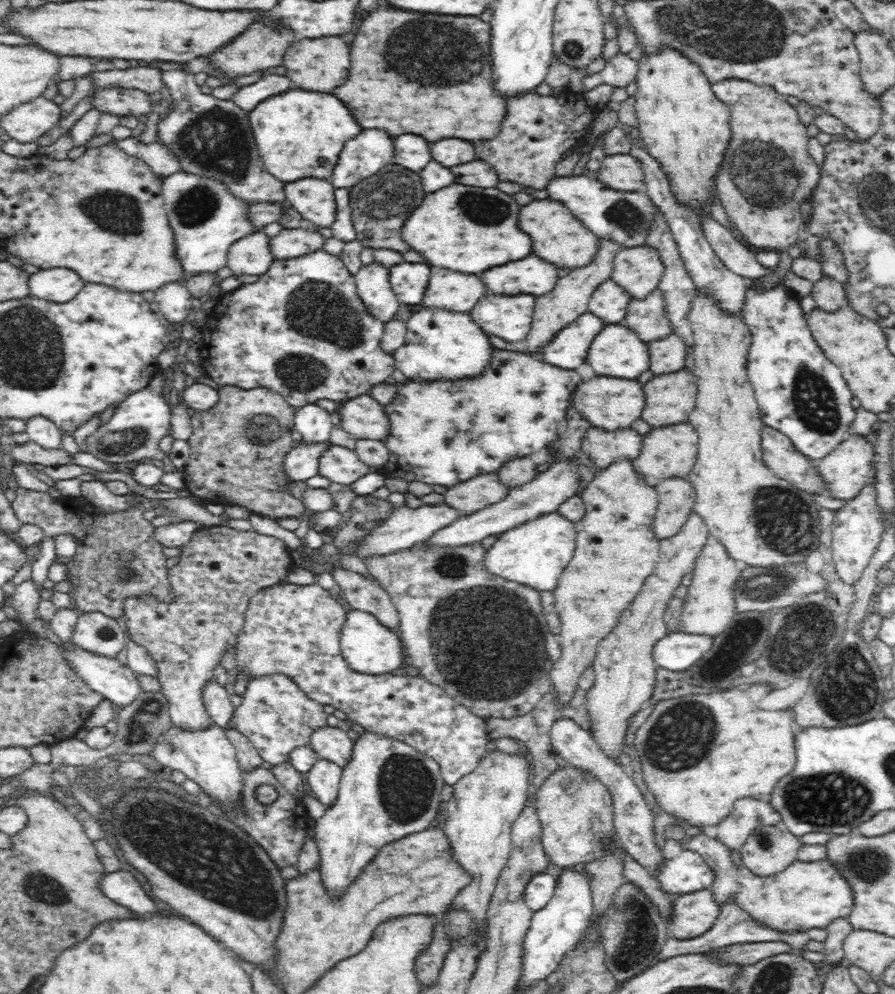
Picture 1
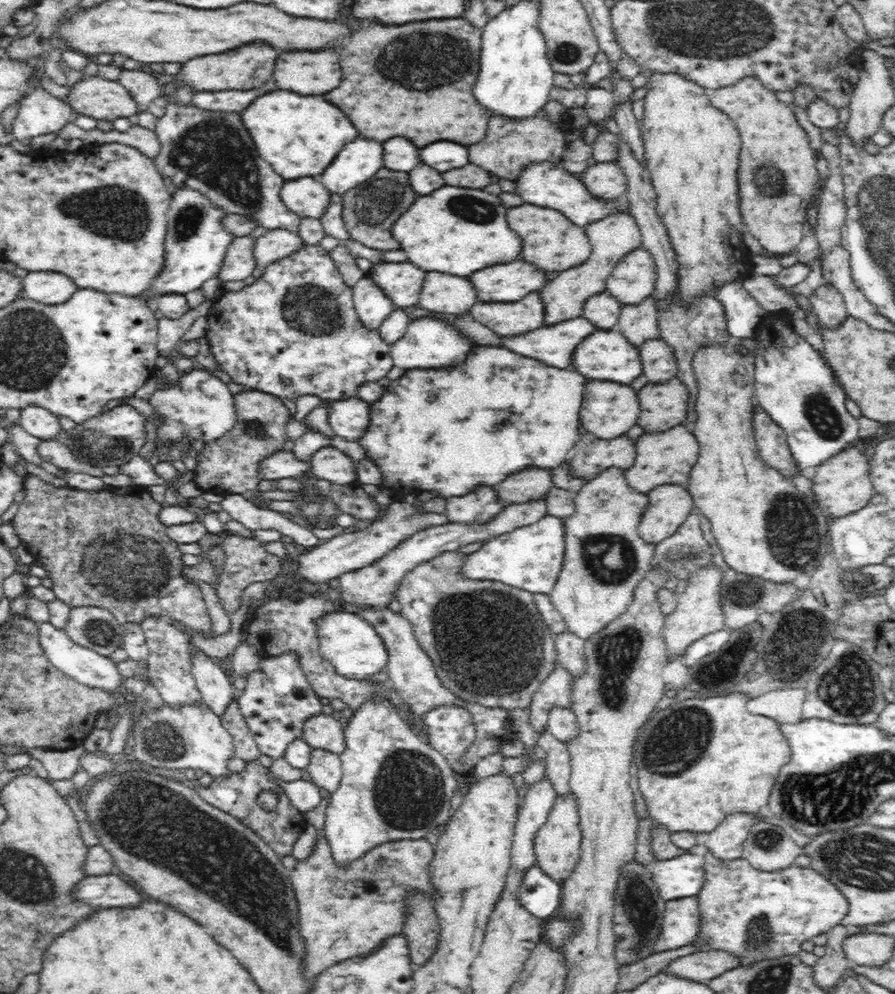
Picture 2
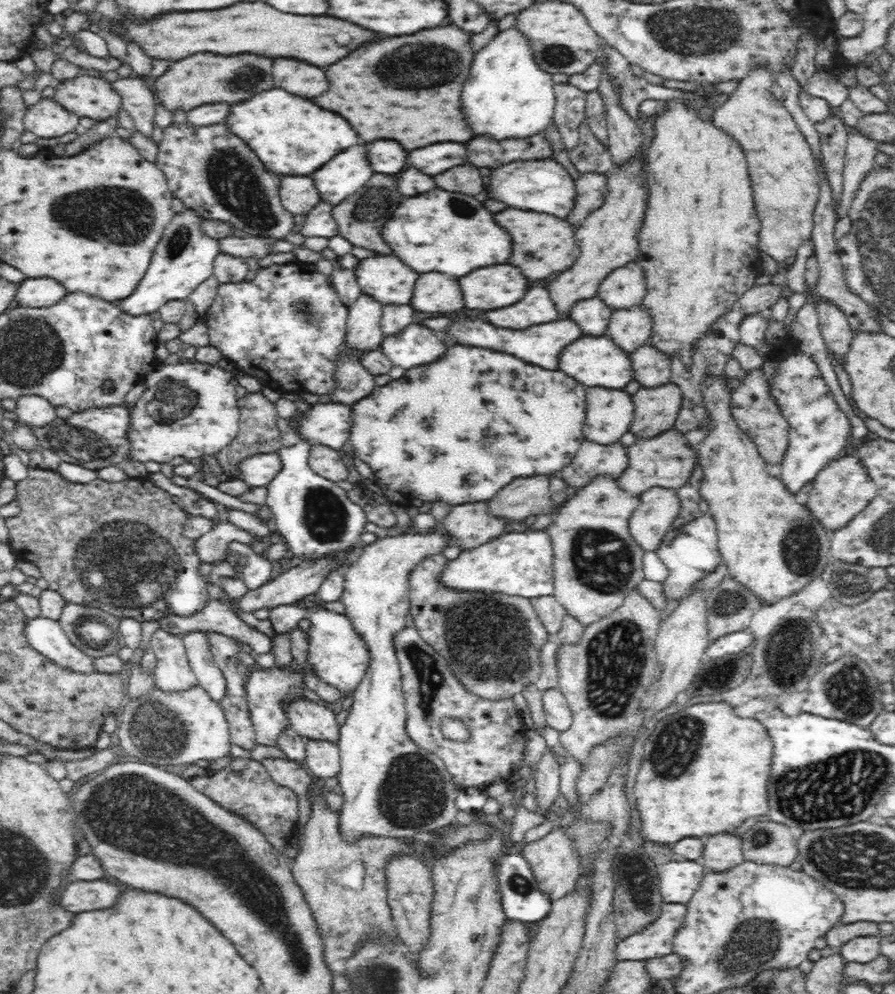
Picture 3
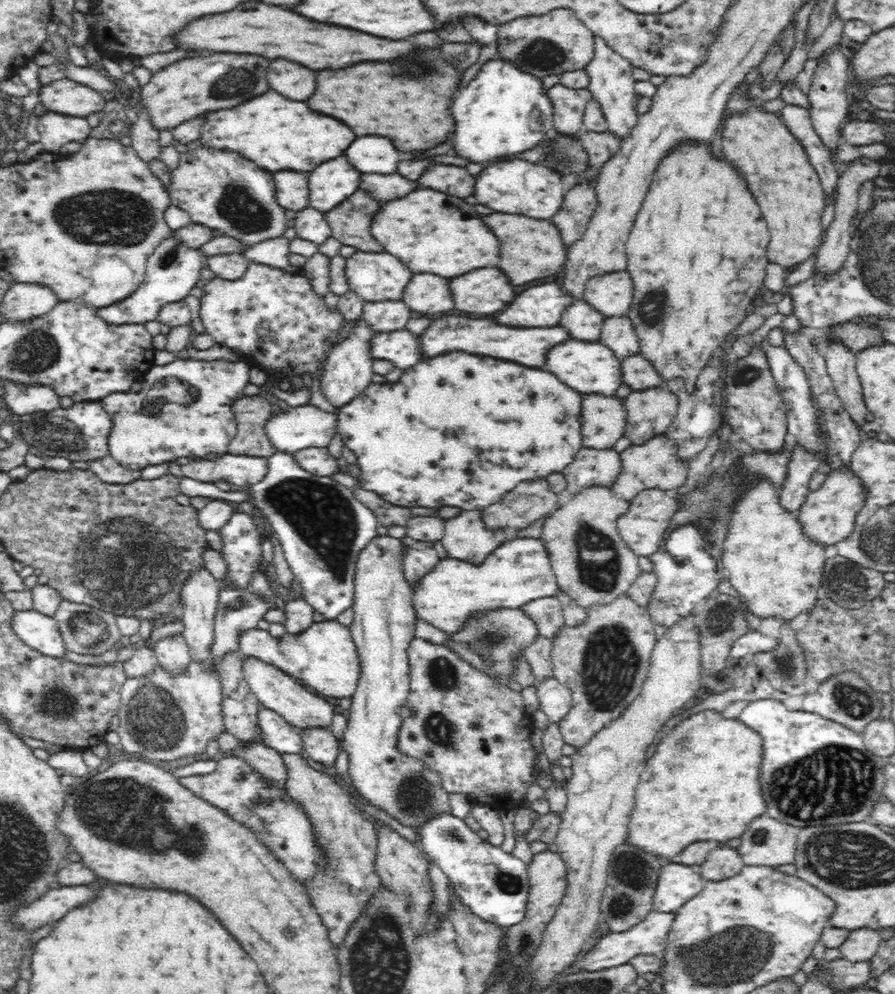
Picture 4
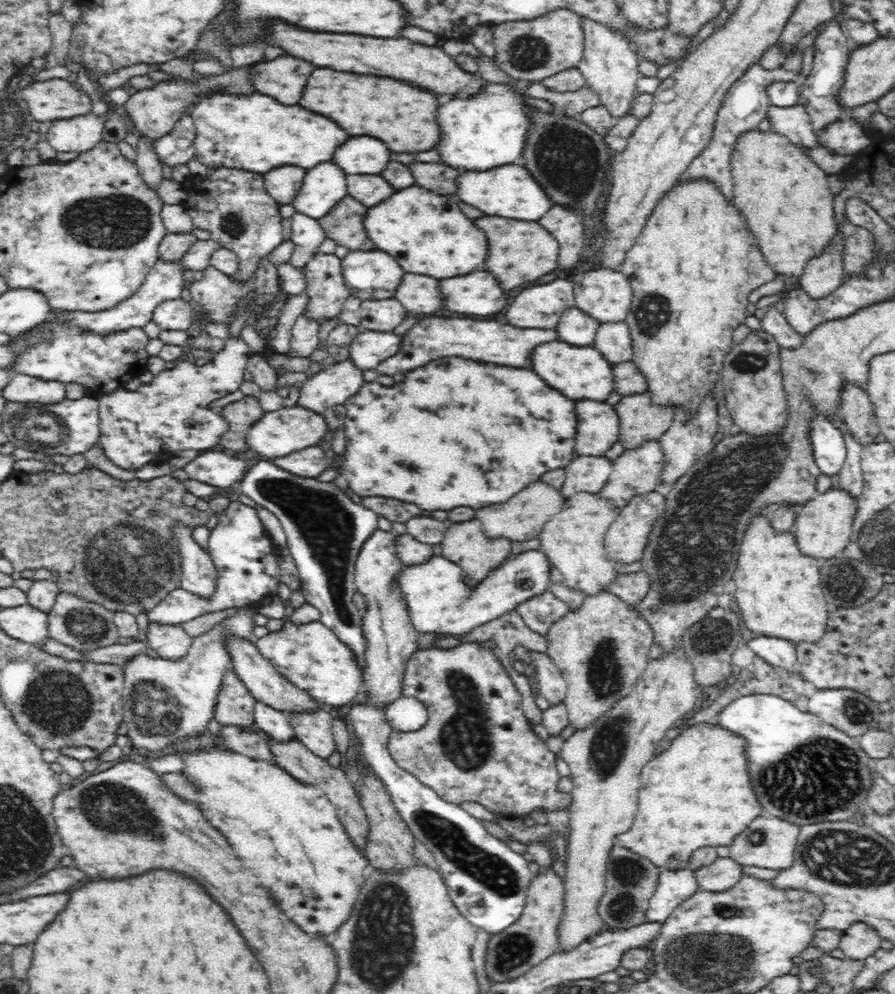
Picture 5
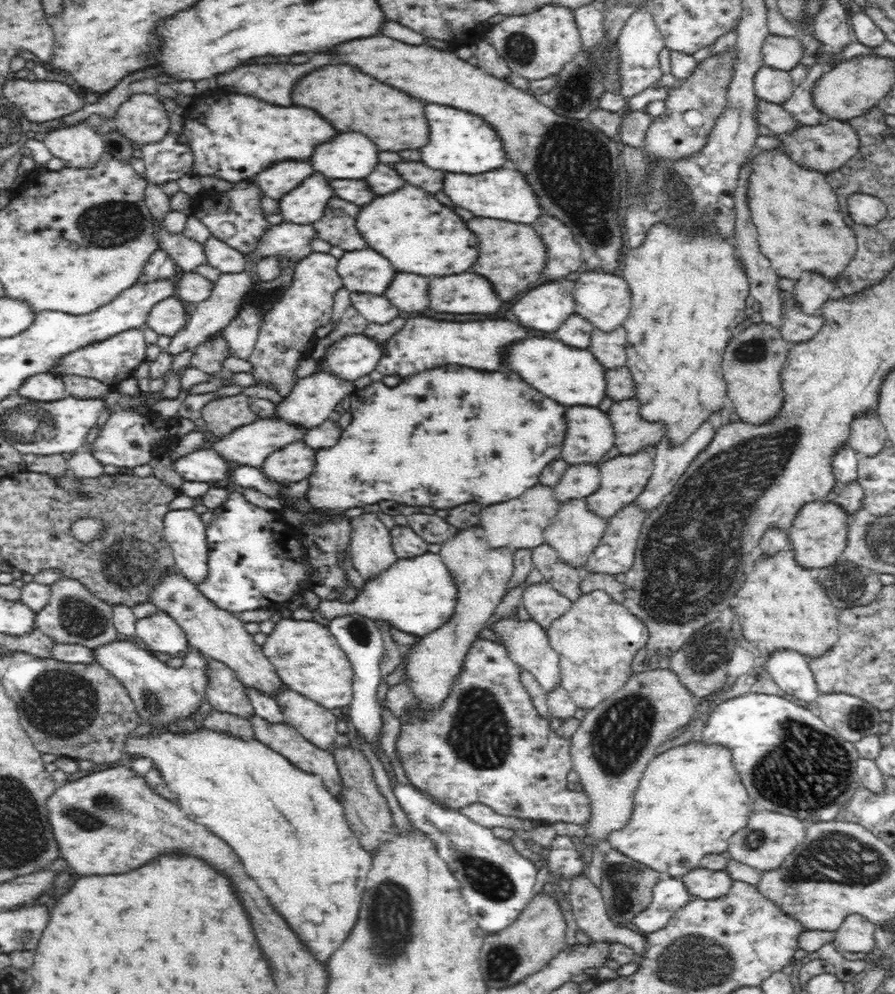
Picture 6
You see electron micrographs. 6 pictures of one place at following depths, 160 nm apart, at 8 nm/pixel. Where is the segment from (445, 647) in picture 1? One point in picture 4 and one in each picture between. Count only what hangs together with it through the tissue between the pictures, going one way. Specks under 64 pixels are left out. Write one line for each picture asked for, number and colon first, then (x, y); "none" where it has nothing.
2: (488, 642)
3: (492, 641)
4: (493, 644)

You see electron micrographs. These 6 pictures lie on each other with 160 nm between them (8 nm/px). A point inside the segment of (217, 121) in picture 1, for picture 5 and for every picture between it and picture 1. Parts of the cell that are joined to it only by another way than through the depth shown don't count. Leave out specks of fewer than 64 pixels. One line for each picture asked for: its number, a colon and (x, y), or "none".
2: (205, 150)
3: (215, 175)
4: (217, 191)
5: (235, 207)

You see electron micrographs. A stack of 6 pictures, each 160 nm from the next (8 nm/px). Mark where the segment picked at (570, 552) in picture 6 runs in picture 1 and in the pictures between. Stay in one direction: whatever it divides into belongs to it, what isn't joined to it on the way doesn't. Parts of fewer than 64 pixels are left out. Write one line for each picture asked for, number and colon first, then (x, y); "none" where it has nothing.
1: (616, 550)
2: (605, 558)
3: (597, 562)
4: (592, 564)
5: (573, 540)

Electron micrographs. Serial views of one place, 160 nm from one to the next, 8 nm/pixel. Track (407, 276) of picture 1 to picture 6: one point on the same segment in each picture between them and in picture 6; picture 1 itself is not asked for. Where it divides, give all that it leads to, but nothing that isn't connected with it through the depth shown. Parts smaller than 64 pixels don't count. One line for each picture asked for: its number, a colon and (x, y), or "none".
2: (401, 281)
3: (385, 278)
4: (379, 276)
5: (370, 275)
6: (363, 271)

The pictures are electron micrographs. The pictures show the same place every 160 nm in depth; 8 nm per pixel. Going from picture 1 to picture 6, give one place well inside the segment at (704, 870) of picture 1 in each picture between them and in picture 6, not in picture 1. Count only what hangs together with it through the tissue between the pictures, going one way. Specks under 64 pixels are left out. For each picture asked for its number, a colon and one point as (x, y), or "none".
2: (681, 877)
3: (678, 881)
4: (677, 883)
5: (675, 886)
6: (669, 894)

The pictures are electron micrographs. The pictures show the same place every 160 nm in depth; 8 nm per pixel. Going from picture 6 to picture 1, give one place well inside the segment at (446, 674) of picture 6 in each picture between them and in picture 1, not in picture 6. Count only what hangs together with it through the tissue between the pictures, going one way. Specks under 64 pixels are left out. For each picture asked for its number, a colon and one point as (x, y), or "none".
1: (467, 497)
2: (481, 504)
3: (471, 524)
4: (466, 537)
5: (465, 544)

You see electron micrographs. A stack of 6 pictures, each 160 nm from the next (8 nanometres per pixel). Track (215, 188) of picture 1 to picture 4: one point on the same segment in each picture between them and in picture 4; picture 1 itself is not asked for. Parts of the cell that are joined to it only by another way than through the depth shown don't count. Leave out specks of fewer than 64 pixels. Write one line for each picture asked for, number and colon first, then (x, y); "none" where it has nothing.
2: (196, 240)
3: (184, 257)
4: (173, 270)

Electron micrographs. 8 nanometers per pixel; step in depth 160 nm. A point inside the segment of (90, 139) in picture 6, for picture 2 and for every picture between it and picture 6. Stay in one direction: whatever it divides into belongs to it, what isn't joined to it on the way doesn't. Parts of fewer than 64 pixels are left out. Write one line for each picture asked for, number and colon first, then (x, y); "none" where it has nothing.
2: (40, 113)
3: (47, 118)
4: (55, 129)
5: (79, 134)

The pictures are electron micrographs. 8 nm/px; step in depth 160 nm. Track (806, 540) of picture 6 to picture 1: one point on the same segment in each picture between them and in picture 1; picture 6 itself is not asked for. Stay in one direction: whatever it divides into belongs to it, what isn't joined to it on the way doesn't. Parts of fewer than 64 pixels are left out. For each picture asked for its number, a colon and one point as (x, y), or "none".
1: (846, 471)
2: (842, 485)
3: (843, 488)
4: (828, 515)
5: (822, 527)

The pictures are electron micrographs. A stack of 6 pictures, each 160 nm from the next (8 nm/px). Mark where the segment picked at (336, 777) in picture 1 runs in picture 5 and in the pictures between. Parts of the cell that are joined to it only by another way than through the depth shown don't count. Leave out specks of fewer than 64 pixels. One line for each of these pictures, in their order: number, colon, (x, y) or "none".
2: (325, 771)
3: (322, 761)
4: (319, 743)
5: (315, 729)

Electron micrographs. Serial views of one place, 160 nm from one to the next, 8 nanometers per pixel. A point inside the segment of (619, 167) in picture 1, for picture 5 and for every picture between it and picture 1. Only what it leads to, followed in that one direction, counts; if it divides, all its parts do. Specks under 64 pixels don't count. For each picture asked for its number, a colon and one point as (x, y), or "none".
2: (606, 180)
3: (591, 187)
4: (572, 219)
5: (564, 226)

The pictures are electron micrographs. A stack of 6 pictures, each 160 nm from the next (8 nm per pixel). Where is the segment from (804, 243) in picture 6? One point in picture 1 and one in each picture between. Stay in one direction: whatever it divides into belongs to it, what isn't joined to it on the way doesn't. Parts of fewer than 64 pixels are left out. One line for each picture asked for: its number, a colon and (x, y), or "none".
1: (771, 174)
2: (778, 171)
3: (783, 174)
4: (777, 171)
5: (783, 196)

